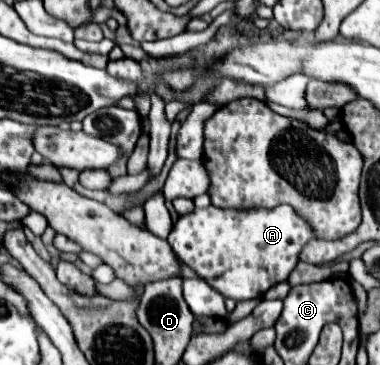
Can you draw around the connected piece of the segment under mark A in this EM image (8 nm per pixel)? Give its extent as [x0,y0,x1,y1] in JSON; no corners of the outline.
[168,204,314,302]

